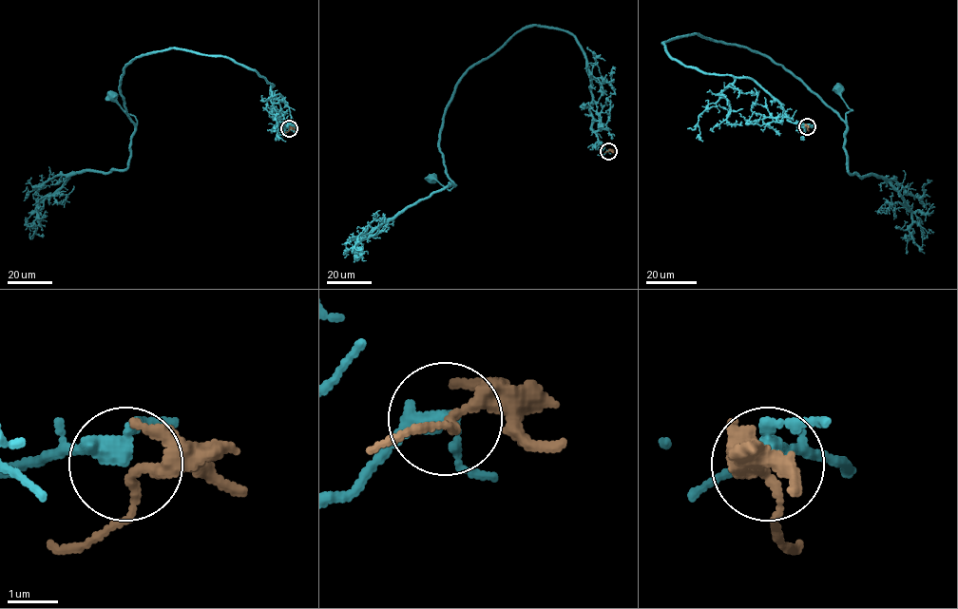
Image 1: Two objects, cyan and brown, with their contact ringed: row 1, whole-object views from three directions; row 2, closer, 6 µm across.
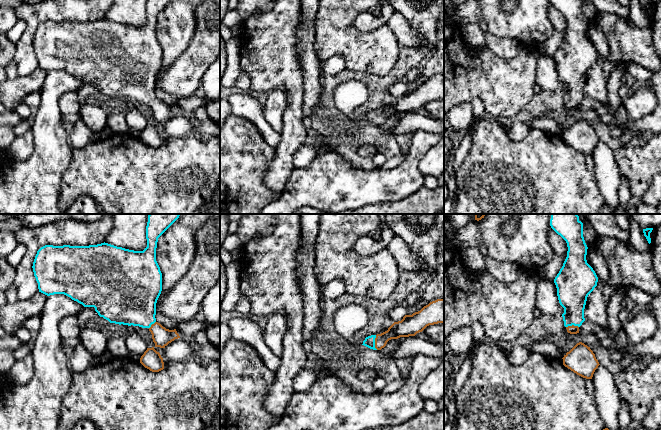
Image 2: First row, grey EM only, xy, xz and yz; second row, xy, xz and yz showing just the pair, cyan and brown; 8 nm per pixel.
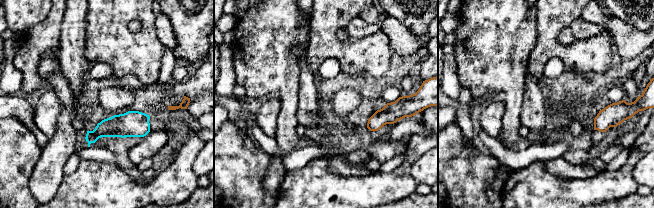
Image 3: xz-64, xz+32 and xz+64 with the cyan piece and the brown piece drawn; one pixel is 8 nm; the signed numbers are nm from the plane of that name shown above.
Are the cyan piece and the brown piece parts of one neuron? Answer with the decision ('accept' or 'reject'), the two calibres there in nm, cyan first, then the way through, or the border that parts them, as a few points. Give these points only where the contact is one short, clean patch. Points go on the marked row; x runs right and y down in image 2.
accept | 90/130 nm | across xz (369, 341), (374, 342), (401, 328)

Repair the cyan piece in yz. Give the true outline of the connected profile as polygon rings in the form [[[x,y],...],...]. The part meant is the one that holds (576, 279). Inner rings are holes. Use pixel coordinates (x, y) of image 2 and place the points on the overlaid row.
[[[551,214],[551,228],[567,243],[567,257],[562,268],[554,279],[560,305],[564,308],[562,314],[564,326],[570,334],[579,333],[579,327],[585,321],[584,309],[588,295],[597,286],[598,277],[587,263],[587,245],[583,237],[583,223],[577,214]]]

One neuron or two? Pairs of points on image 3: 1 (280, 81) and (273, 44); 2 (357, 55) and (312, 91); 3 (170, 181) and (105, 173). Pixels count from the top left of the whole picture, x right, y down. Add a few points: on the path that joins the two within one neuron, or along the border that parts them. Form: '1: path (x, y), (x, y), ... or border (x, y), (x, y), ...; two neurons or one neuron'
1: path (277, 72), (273, 68), (273, 53); one neuron
2: border (306, 54), (308, 67), (315, 76); two neurons
3: path (154, 188), (121, 188); one neuron

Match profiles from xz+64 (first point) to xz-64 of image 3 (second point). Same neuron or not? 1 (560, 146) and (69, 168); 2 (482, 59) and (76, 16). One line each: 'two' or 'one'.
1: one
2: two

